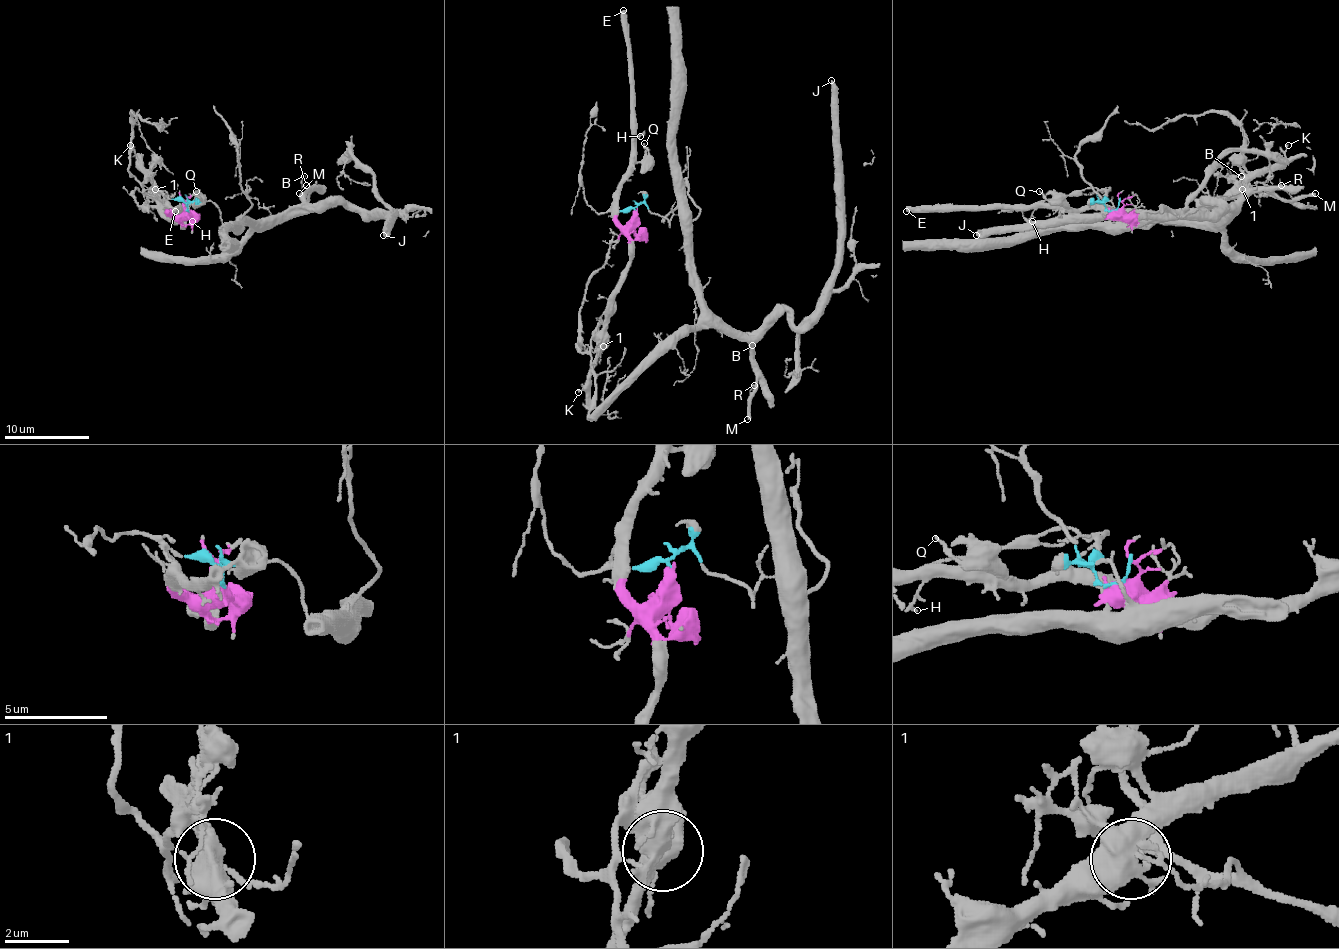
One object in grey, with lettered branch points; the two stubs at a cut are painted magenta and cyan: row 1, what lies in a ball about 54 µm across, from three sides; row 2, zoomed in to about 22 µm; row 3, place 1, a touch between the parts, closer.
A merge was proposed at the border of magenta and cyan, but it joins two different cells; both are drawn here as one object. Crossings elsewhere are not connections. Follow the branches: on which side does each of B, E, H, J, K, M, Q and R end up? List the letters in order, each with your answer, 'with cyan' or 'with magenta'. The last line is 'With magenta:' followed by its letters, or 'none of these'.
B: with cyan
E: with magenta
H: with magenta
J: with cyan
K: with magenta
M: with cyan
Q: with magenta
R: with cyan
With magenta: E, H, K, Q

